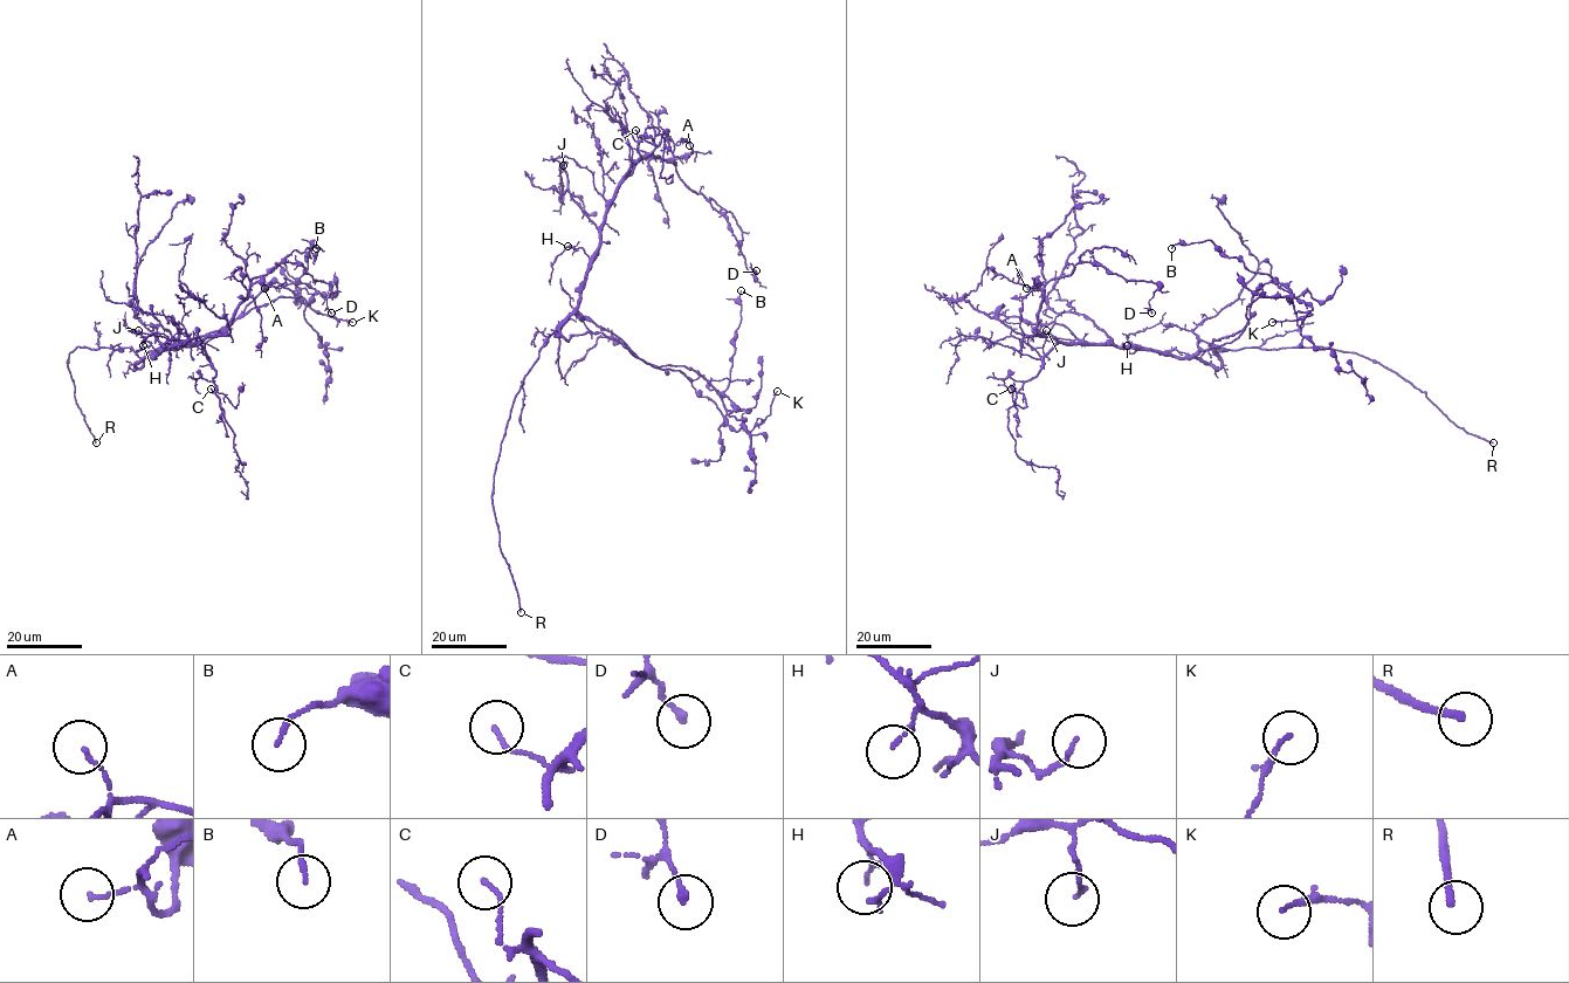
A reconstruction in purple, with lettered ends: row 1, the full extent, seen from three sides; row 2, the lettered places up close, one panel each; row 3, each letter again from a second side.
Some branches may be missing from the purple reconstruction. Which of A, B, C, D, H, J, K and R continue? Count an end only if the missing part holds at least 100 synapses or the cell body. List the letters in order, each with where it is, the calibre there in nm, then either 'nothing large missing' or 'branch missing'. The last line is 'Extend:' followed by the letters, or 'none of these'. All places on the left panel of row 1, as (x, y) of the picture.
A: at (265, 288); 90 nm thick; nothing large missing
B: at (316, 248); 130 nm thick; nothing large missing
C: at (211, 389); 110 nm thick; nothing large missing
D: at (331, 313); 170 nm thick; nothing large missing
H: at (143, 345); 110 nm thick; nothing large missing
J: at (138, 330); 120 nm thick; nothing large missing
K: at (352, 322); 110 nm thick; nothing large missing
R: at (96, 442); 200 nm thick; branch missing
Extend: R

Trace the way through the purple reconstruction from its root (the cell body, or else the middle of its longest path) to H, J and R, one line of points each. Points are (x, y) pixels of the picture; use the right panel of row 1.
H: (1165, 355), (1143, 349), (1130, 353), (1128, 341), (1127, 345)
J: (1165, 355), (1037, 332), (1046, 330)
R: (1165, 355), (1198, 358), (1212, 348), (1289, 346), (1323, 346), (1357, 353), (1410, 382), (1458, 426), (1493, 442)

